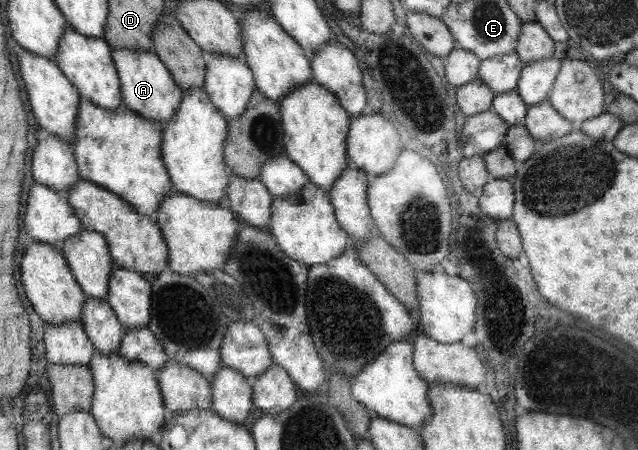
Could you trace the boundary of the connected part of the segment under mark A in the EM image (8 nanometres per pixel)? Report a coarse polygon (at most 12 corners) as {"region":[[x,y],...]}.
{"region":[[112,48],[121,103],[172,122],[183,90],[152,50]]}

